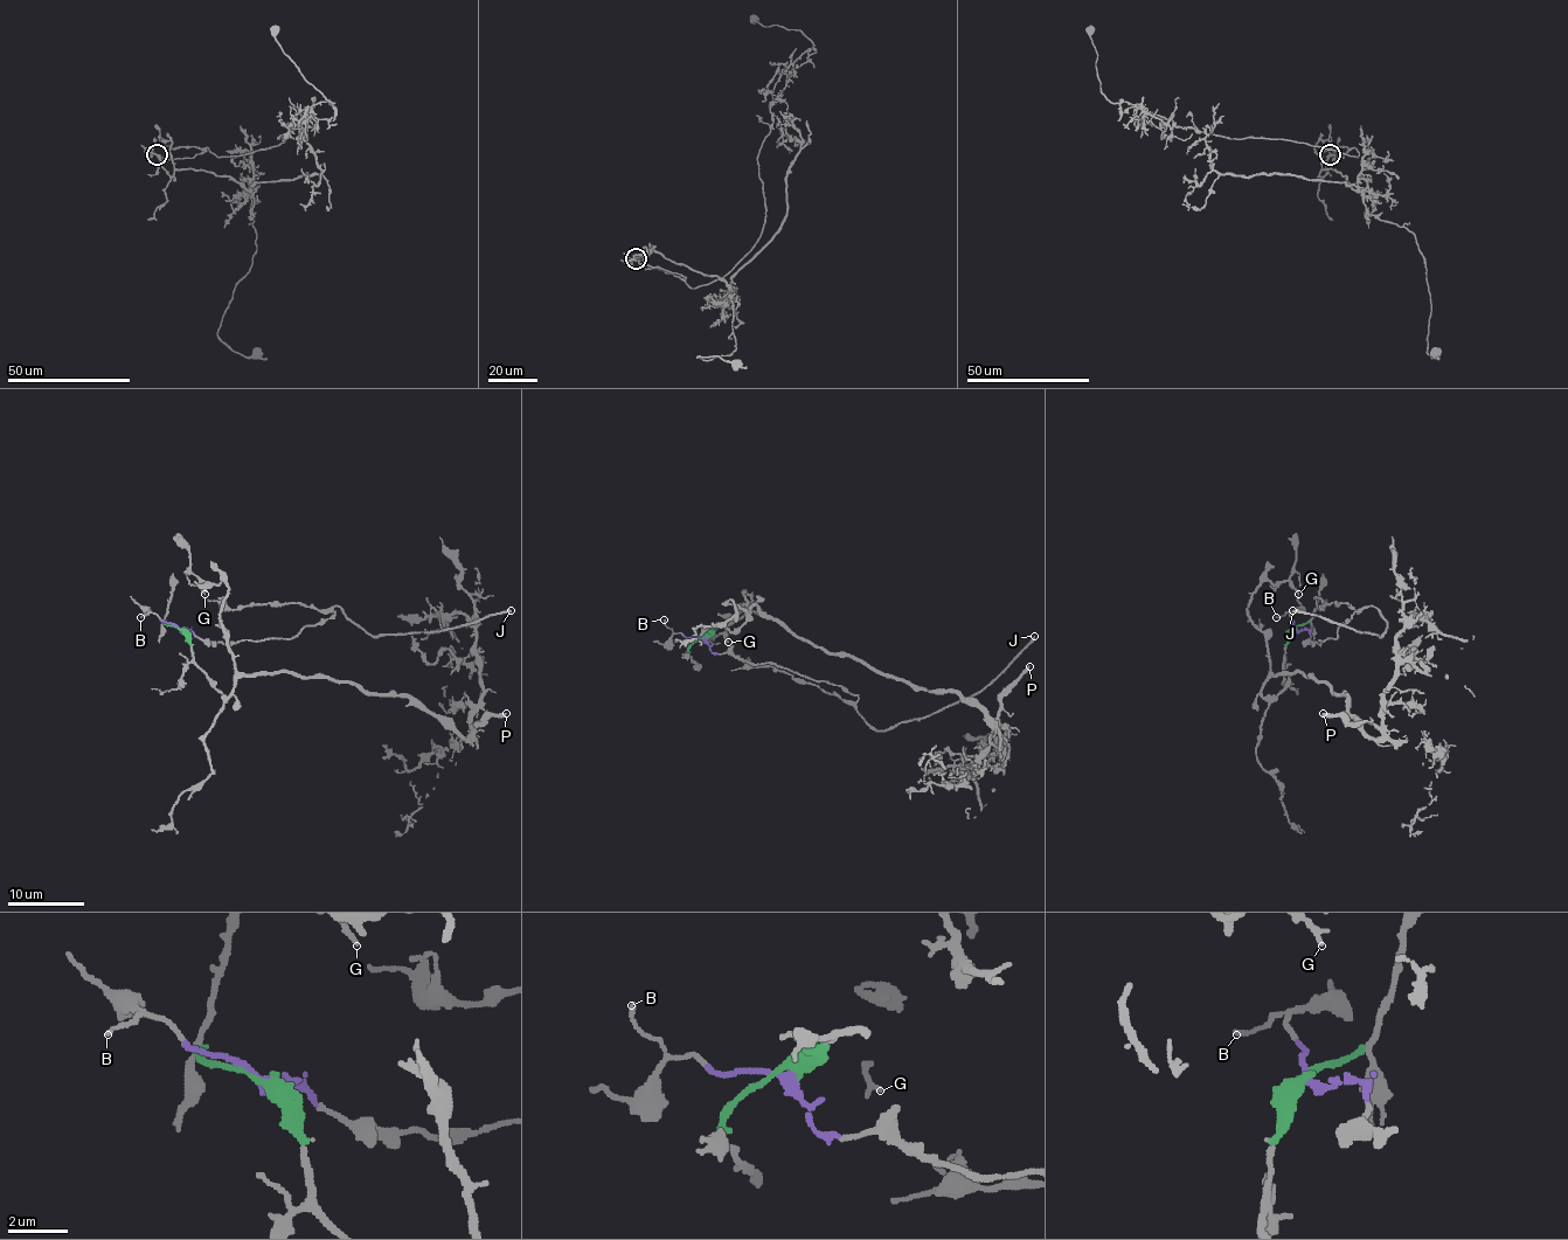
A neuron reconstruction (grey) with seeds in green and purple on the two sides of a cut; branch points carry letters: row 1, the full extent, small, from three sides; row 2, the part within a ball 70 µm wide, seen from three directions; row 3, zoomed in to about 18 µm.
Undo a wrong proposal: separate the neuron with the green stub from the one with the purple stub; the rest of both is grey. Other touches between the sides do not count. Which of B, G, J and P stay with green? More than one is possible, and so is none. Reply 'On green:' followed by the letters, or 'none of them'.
On green: G, P

